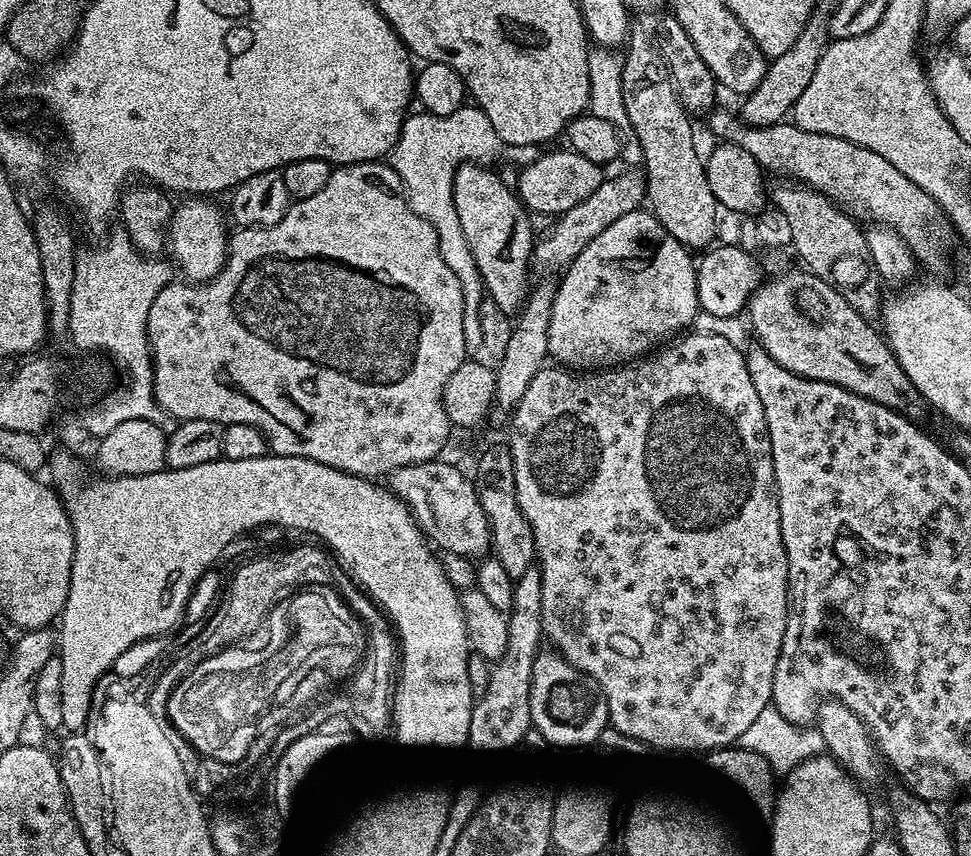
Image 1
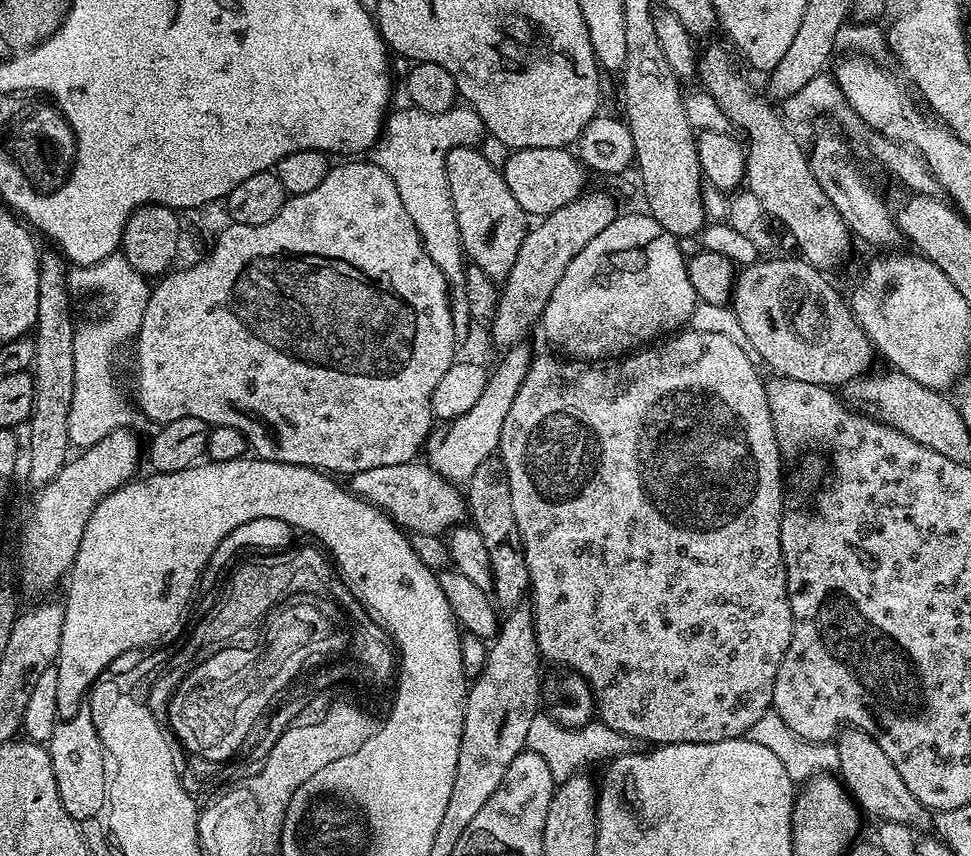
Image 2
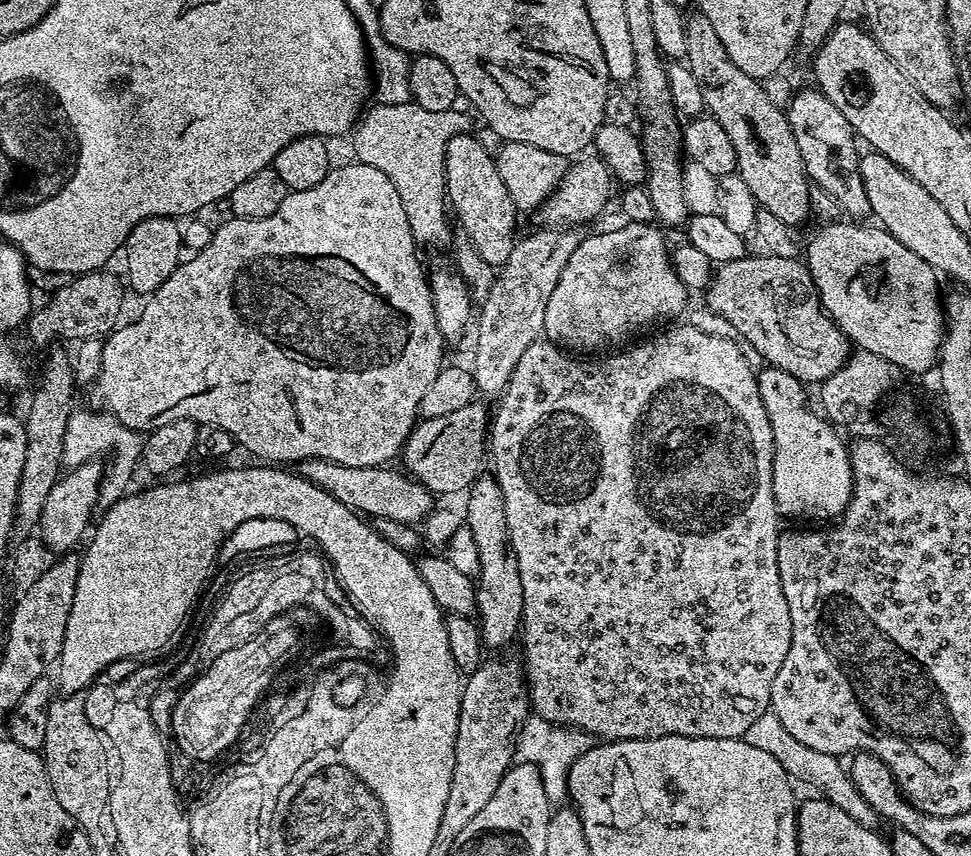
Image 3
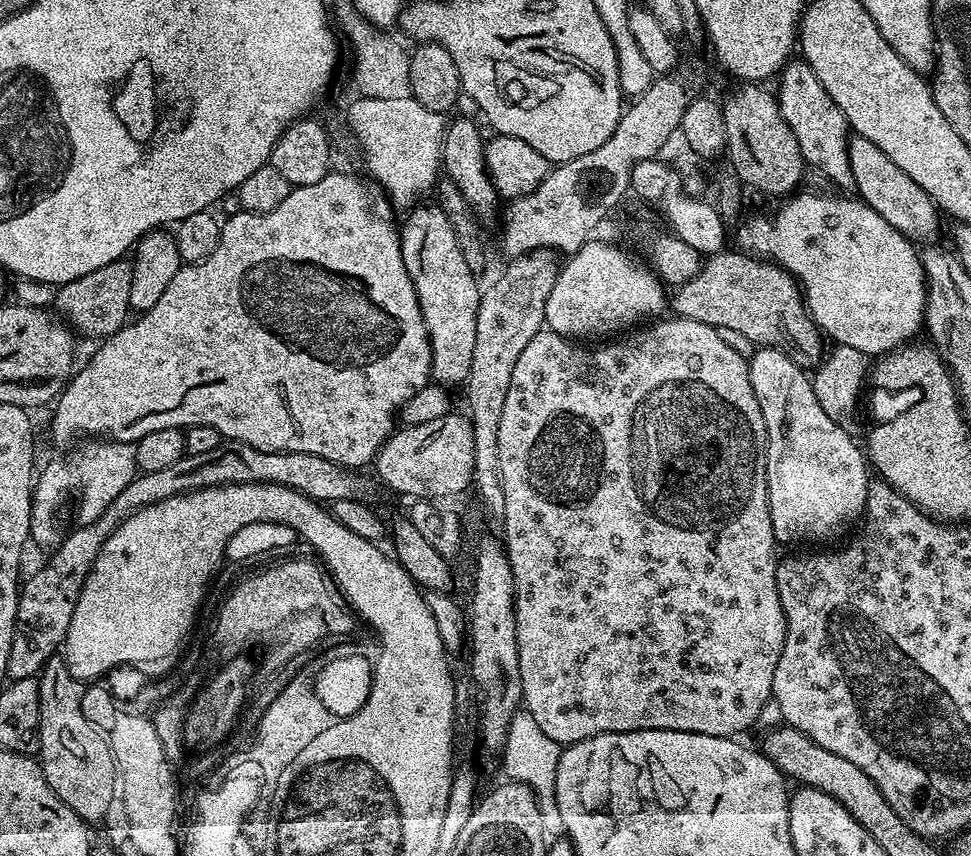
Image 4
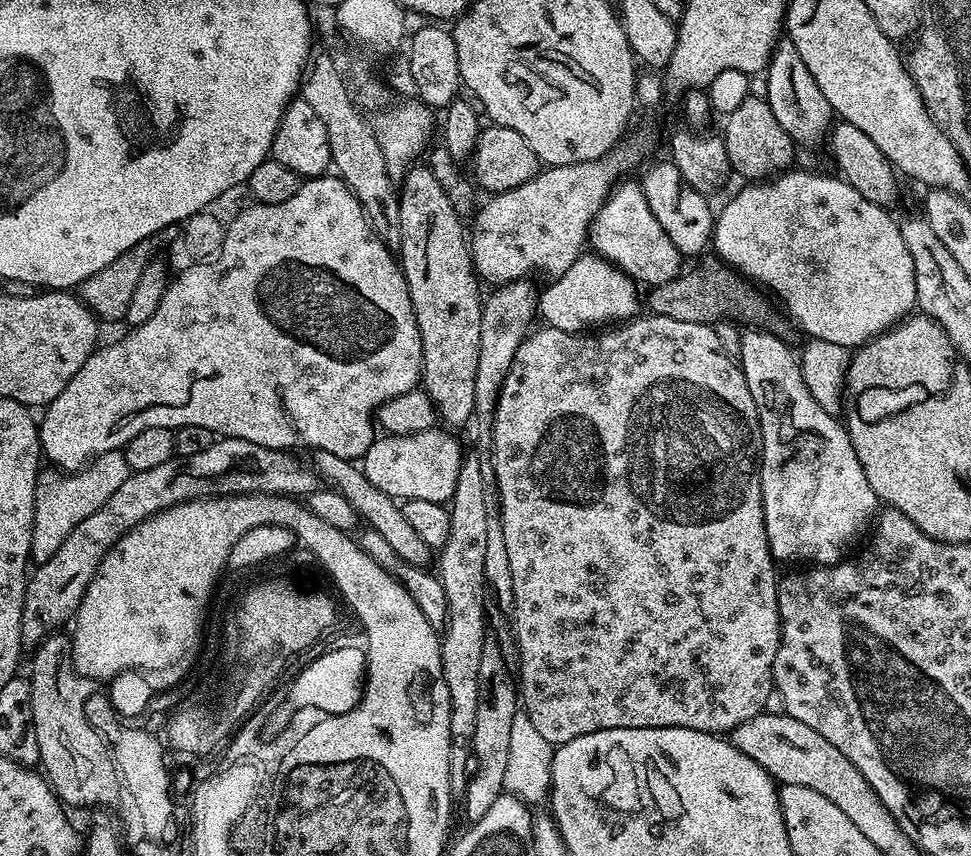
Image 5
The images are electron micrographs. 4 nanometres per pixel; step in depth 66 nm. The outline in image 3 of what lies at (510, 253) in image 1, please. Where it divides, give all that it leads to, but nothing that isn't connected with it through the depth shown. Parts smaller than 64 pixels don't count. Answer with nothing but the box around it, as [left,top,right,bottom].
[444,131,518,266]

